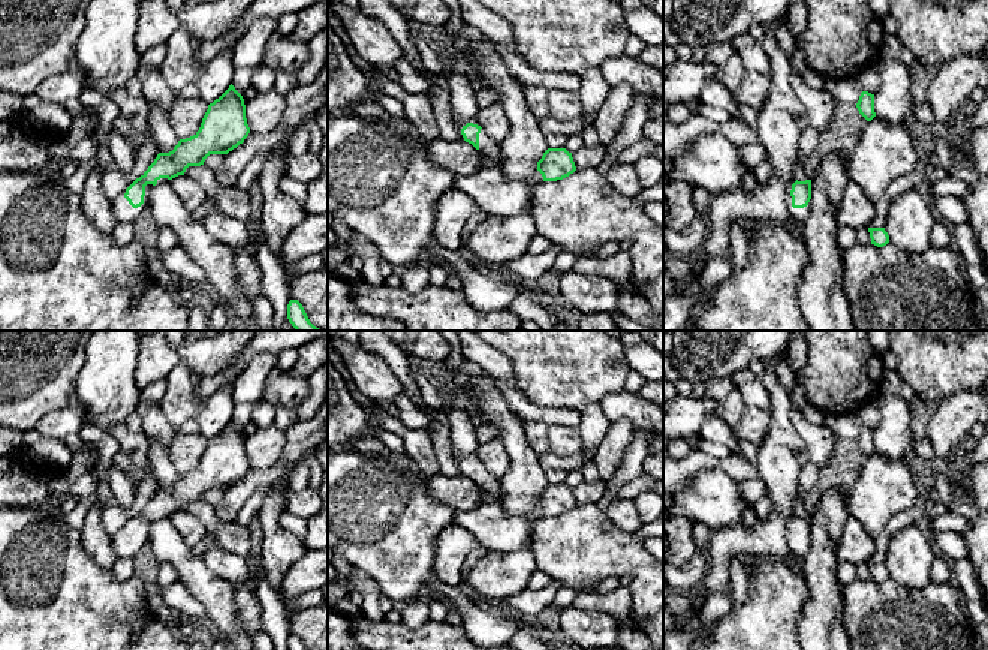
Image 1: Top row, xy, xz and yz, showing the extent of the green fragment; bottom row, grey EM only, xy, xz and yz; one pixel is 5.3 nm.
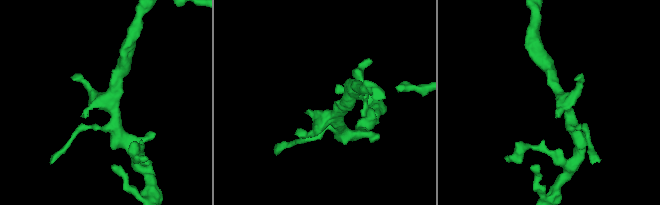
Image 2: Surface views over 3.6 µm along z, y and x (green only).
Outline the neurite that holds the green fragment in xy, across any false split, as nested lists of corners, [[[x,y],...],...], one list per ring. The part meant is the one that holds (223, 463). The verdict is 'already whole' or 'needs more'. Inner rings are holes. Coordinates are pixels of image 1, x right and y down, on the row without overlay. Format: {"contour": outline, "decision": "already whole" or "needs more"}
{"contour": [[[231,419],[208,440],[193,472],[180,475],[169,488],[159,488],[148,505],[112,536],[112,550],[120,557],[133,559],[147,544],[150,527],[156,520],[184,511],[189,502],[204,500],[210,490],[228,490],[243,479],[248,469],[244,434]]], "decision": "needs more"}

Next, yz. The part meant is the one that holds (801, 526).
{"contour": [[[811,515],[795,517],[786,526],[786,539],[792,556],[805,557],[810,550]]], "decision": "needs more"}

